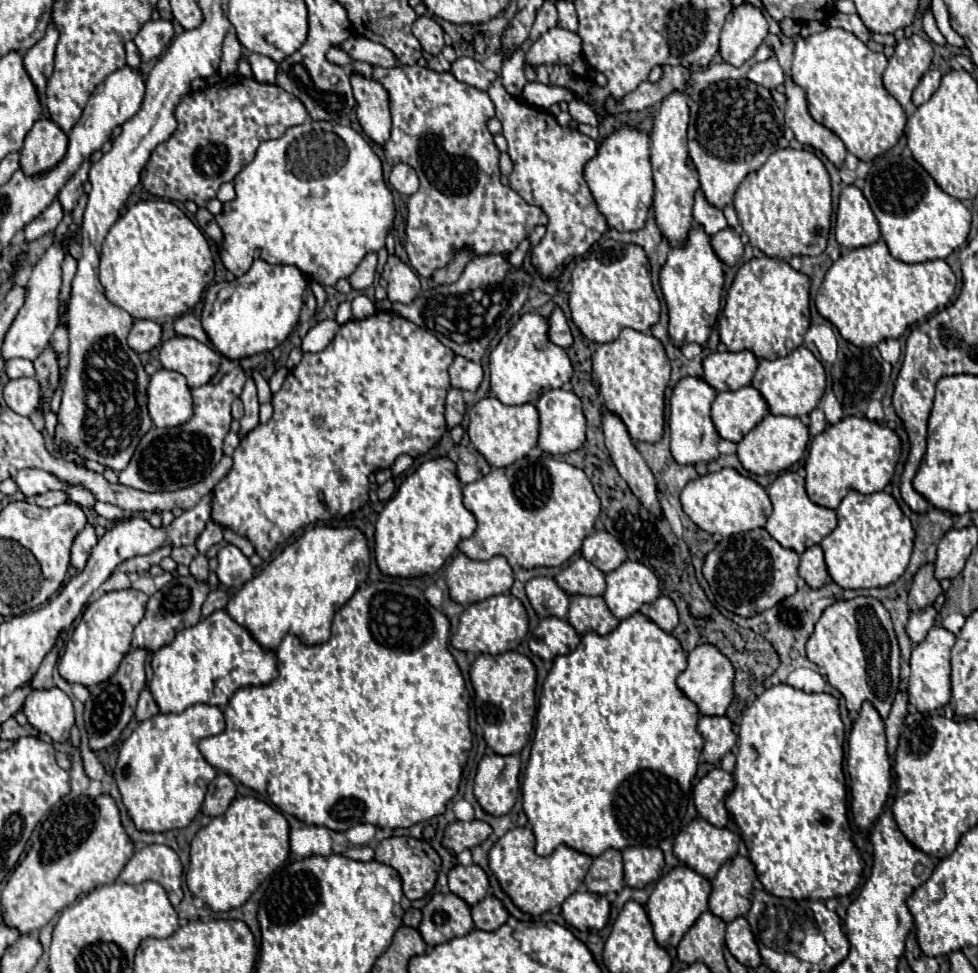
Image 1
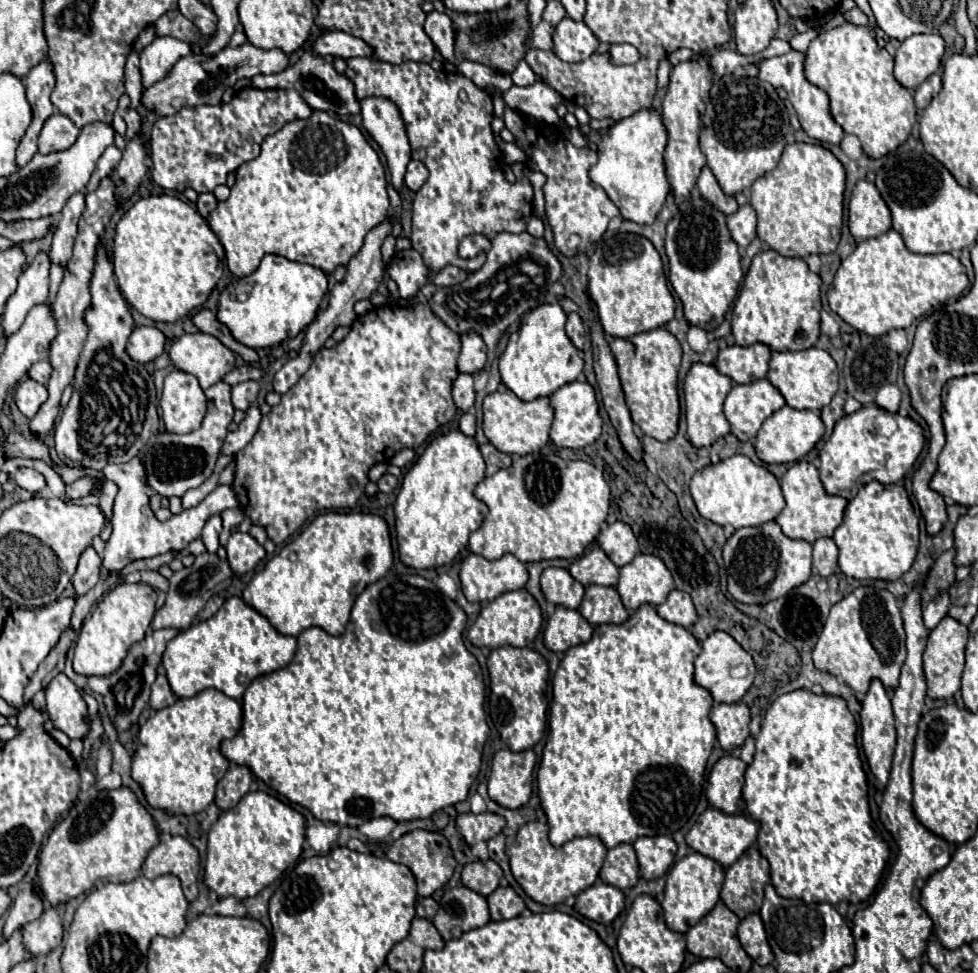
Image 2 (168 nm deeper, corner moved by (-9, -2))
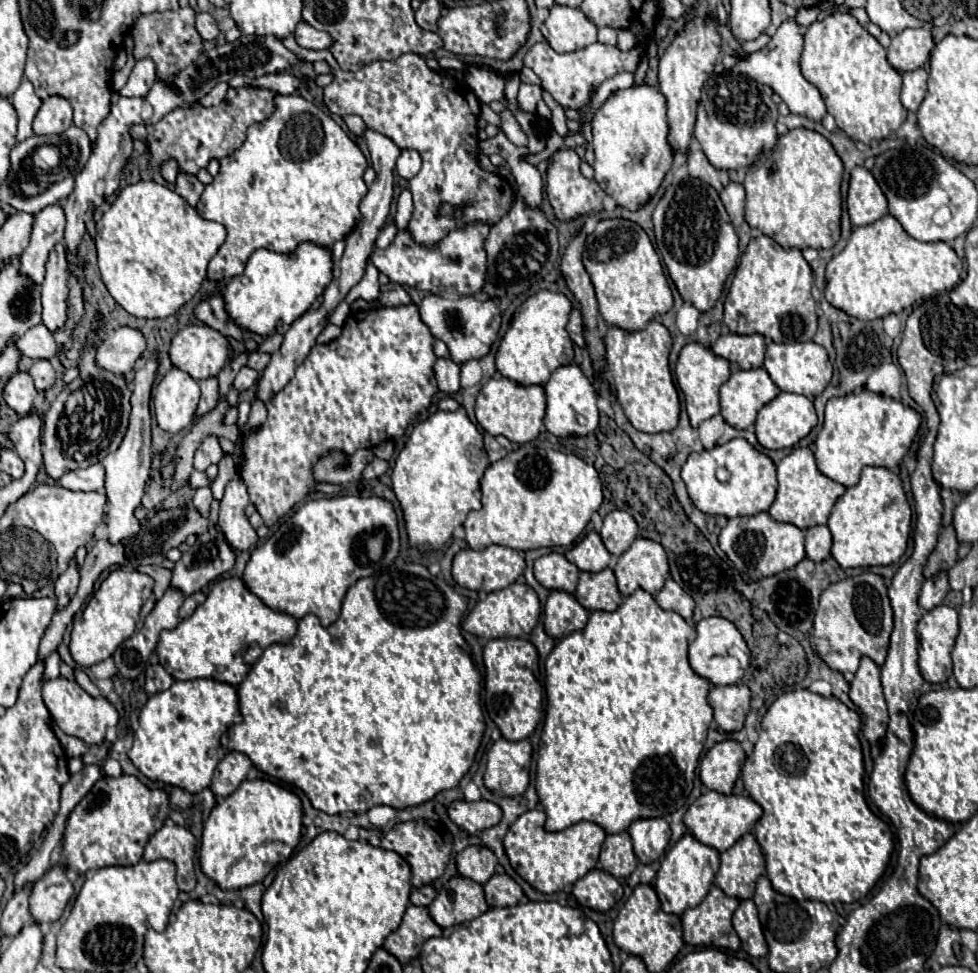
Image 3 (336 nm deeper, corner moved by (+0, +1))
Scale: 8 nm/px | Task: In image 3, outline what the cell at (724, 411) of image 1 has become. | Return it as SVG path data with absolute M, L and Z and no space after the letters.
M765 369L733 371L721 385L721 415L735 429L749 429L763 405L779 395Z

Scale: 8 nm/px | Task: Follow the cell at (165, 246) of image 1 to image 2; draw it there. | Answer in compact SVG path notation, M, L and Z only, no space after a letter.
M178 196L140 198L116 224L112 266L124 300L154 322L176 322L200 308L222 276L224 246L196 208Z

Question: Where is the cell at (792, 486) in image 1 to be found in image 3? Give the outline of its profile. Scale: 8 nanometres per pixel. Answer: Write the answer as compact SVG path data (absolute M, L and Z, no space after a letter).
M795 447L777 465L777 479L779 479L779 489L777 489L775 503L769 509L769 515L779 523L791 523L791 525L799 527L801 531L807 531L809 527L815 527L815 525L825 525L837 497L841 497L845 491L843 485L839 485L839 483L827 479L823 473L819 473L813 453L805 447Z

